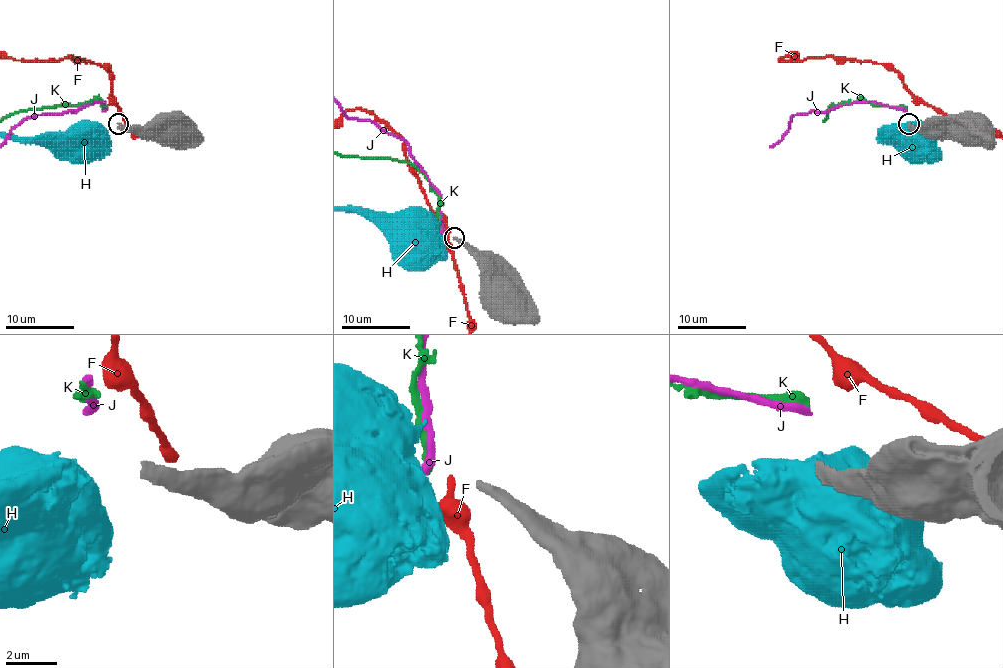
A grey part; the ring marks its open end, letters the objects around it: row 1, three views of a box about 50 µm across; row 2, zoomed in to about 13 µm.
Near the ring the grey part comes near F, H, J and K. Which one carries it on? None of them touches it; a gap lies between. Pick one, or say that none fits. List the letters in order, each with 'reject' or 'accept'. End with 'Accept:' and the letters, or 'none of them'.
F: reject
H: reject
J: reject
K: reject
Accept: none of them

